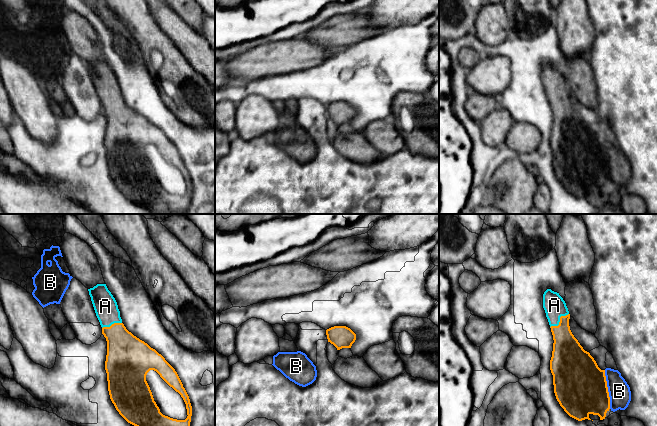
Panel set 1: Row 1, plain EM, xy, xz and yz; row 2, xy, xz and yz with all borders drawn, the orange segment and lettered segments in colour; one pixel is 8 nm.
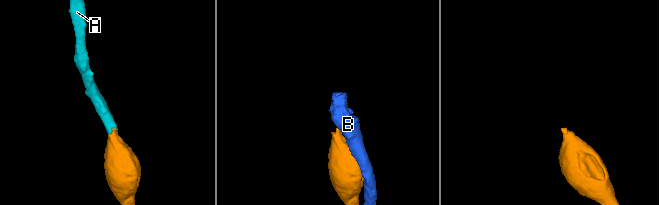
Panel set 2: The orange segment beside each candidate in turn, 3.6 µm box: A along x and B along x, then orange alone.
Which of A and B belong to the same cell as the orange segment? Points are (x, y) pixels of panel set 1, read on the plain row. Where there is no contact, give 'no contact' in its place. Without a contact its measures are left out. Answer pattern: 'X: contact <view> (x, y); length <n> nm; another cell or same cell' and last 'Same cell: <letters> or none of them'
A: contact yz (560, 97); length 190 nm; same cell
B: contact yz (607, 165); length 320 nm; another cell
Same cell: A

